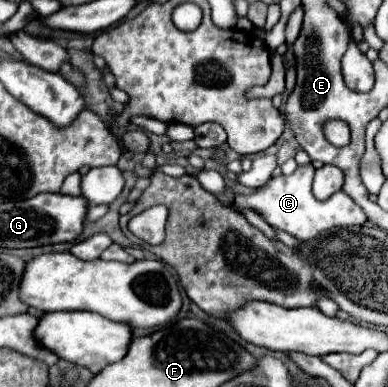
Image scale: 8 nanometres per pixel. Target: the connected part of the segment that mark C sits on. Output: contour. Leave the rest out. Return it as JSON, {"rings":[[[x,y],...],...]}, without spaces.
{"rings":[[[301,165],[291,175],[283,175],[283,173],[275,175],[265,185],[257,187],[255,193],[251,193],[251,195],[235,195],[230,207],[239,212],[242,209],[255,209],[257,213],[263,215],[263,219],[271,227],[283,229],[283,231],[291,233],[293,237],[297,237],[299,241],[307,241],[307,239],[315,237],[317,233],[331,229],[331,227],[367,223],[367,215],[363,213],[363,209],[351,197],[347,197],[343,191],[337,191],[327,201],[315,199],[315,195],[311,193],[313,173],[315,173],[313,165],[305,165],[305,167]]]}

